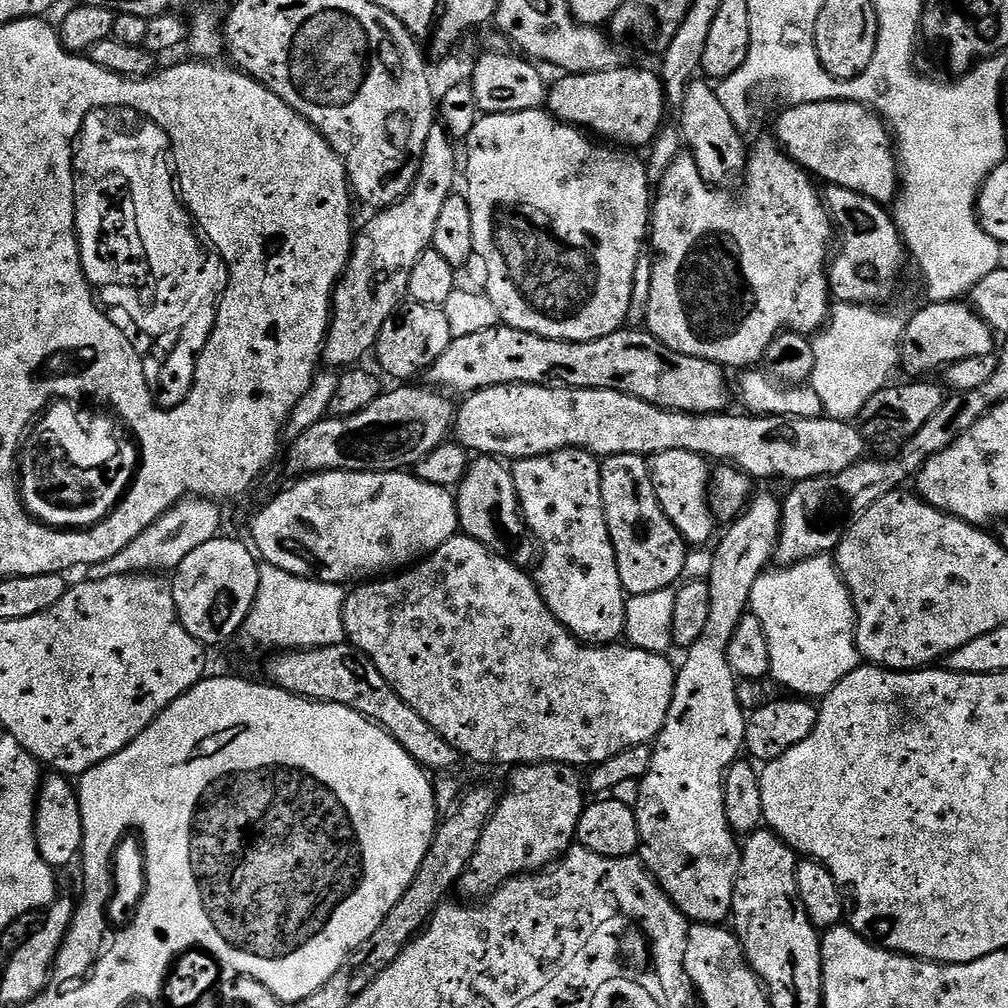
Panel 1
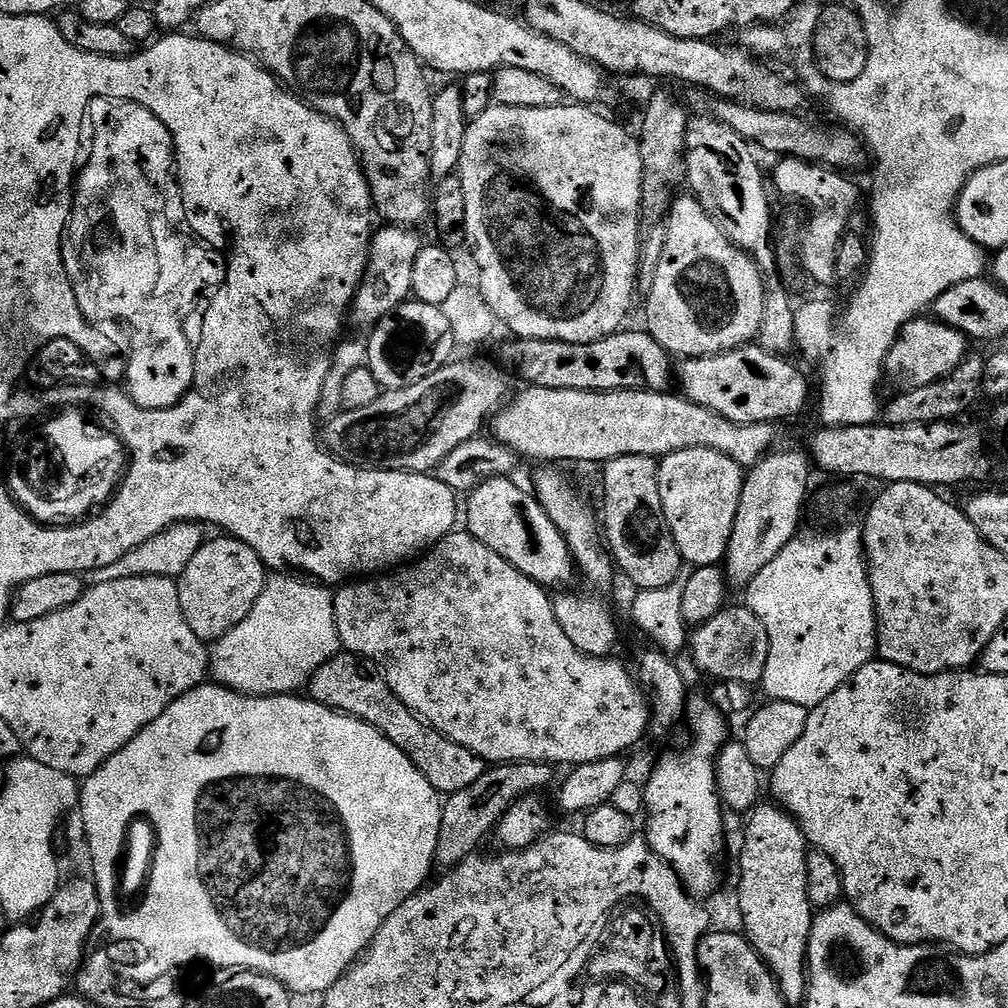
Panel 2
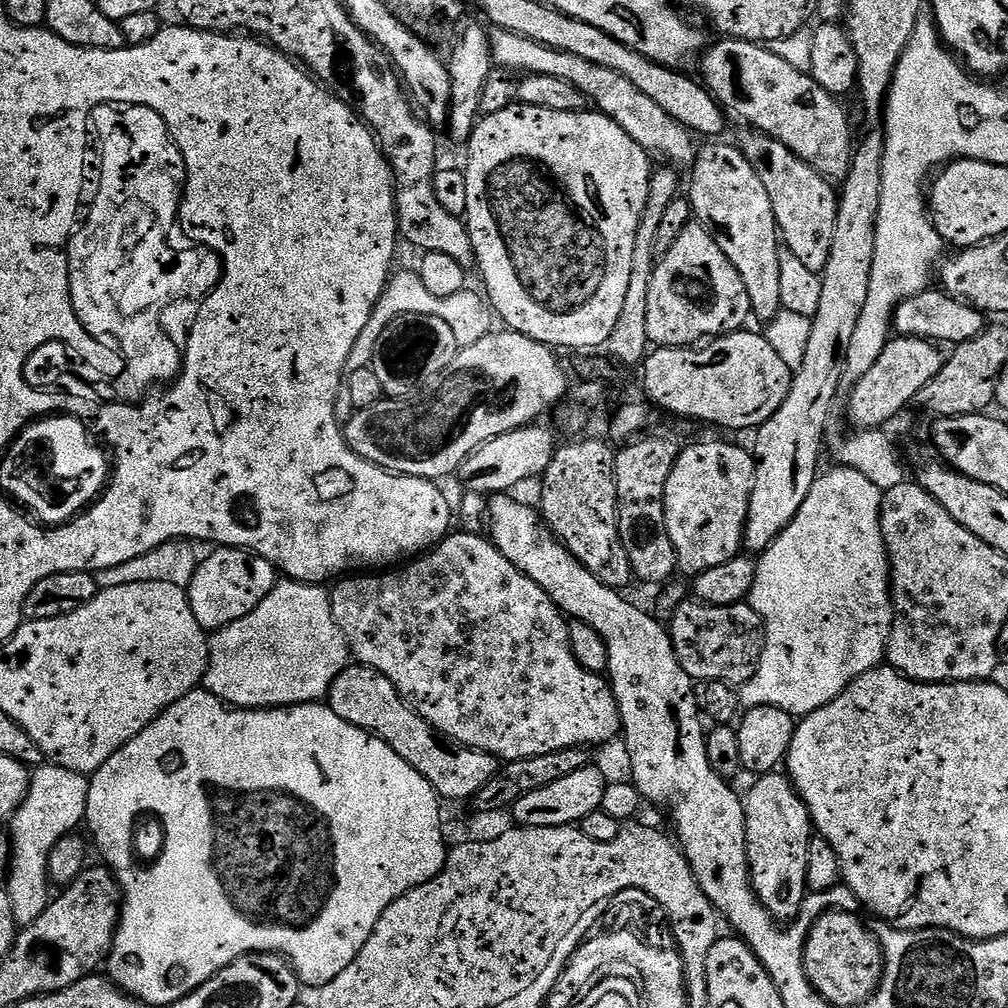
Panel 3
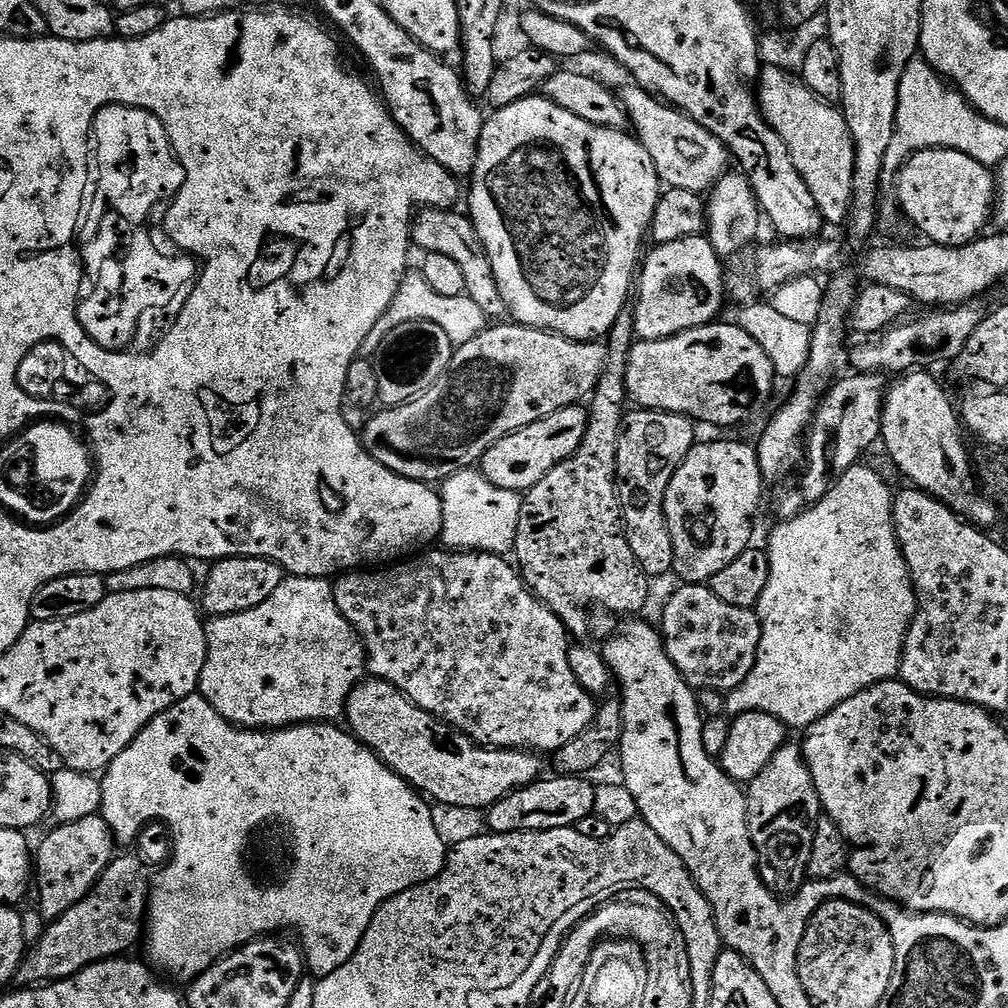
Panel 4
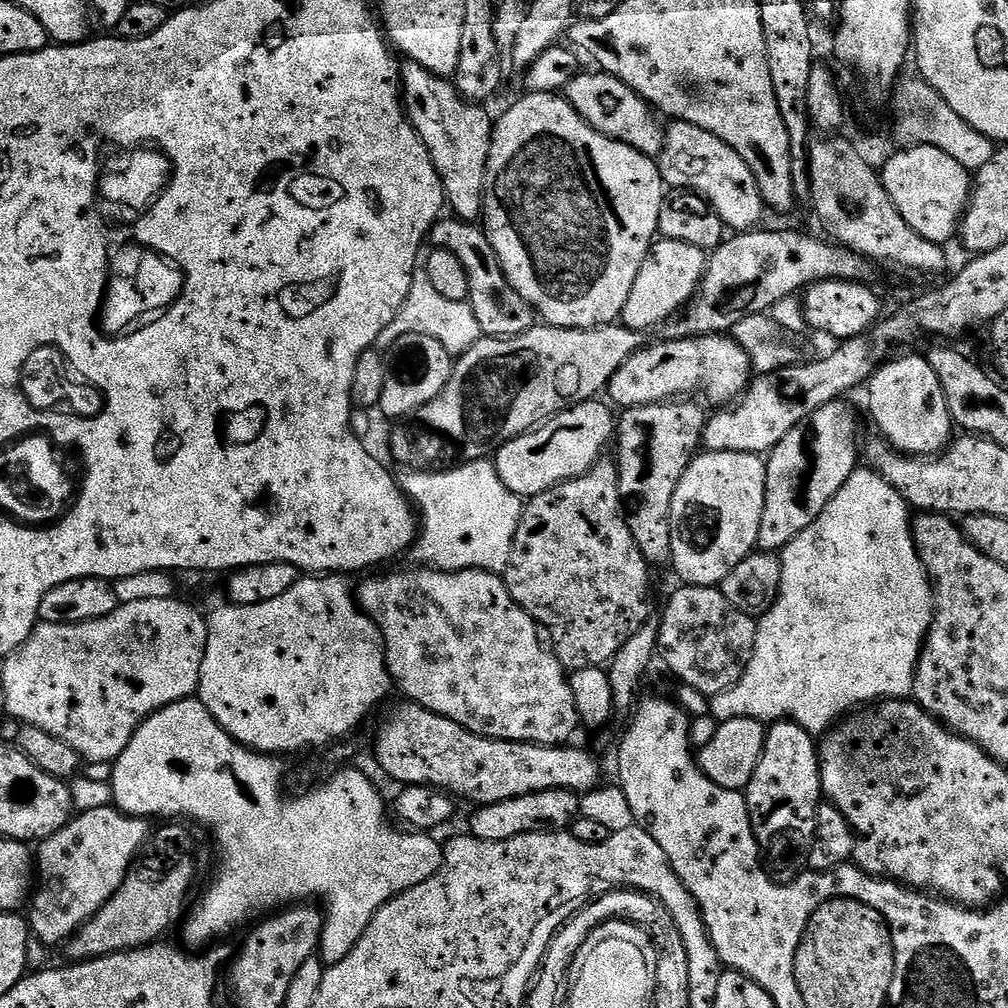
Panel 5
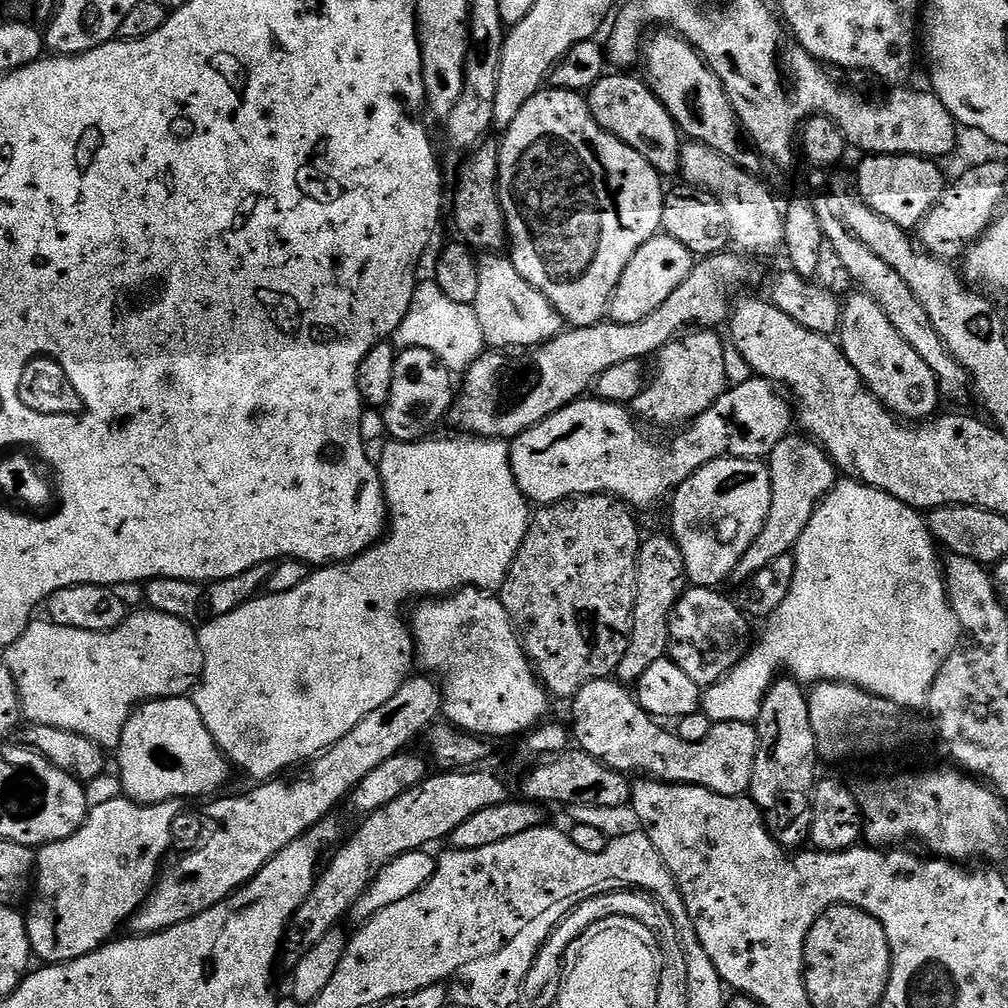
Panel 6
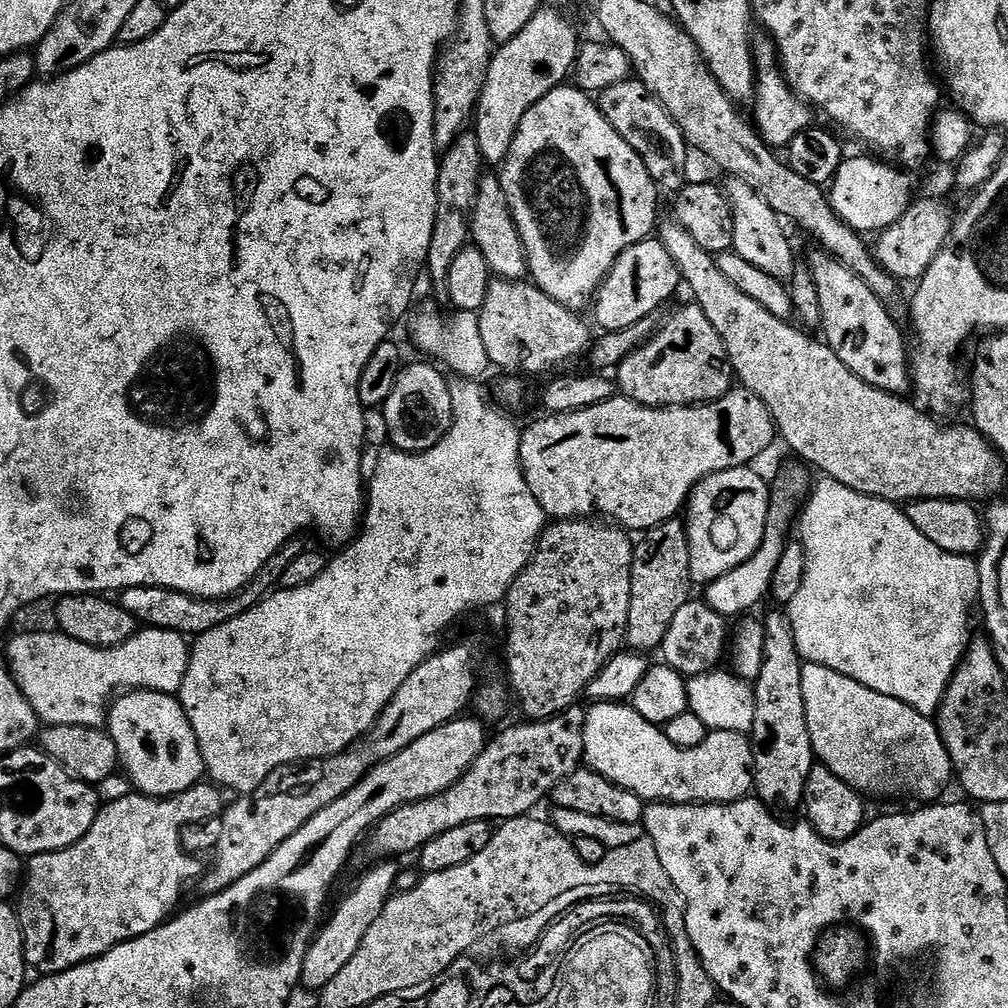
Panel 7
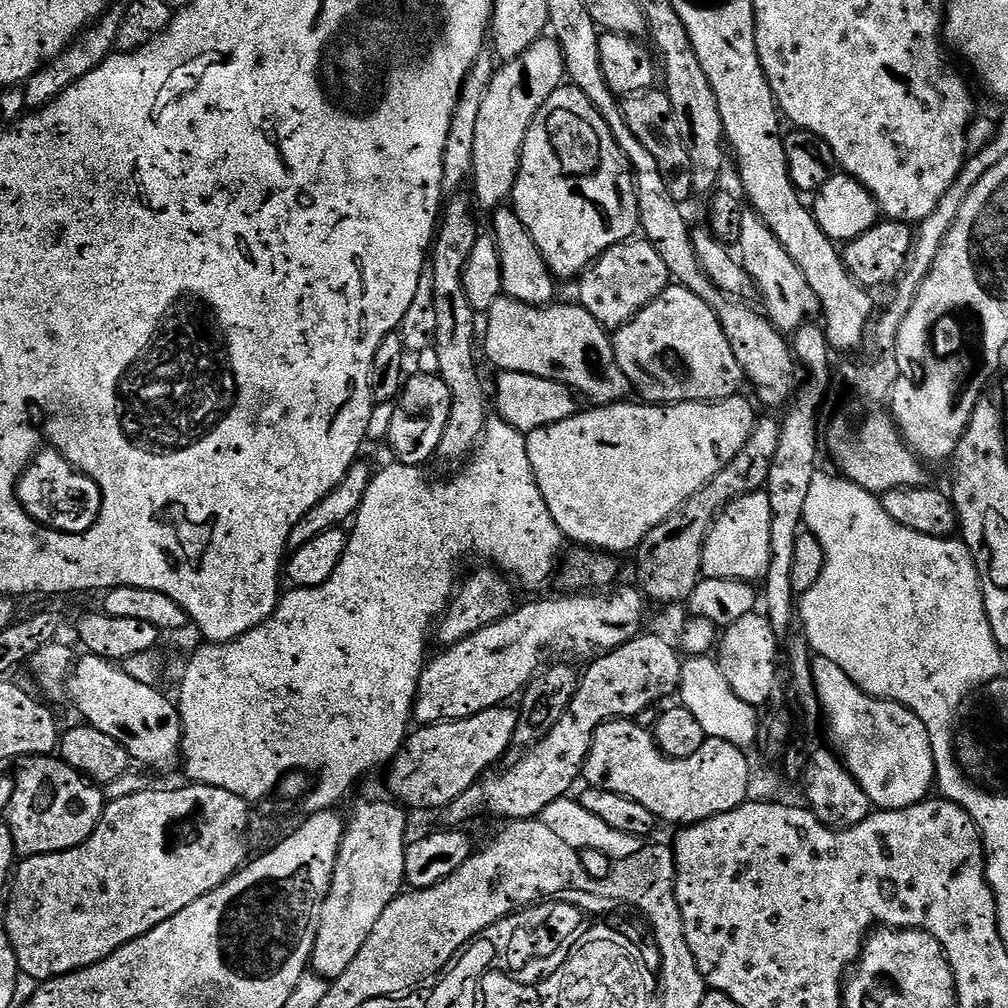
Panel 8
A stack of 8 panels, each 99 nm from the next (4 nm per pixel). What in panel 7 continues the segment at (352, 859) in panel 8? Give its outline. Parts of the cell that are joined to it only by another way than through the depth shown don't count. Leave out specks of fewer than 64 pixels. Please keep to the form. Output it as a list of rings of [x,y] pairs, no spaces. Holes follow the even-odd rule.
[[[380,862],[369,872],[364,872],[356,880],[356,885],[341,898],[332,912],[332,917],[323,921],[322,927],[312,938],[312,945],[306,950],[306,958],[302,962],[302,974],[300,984],[313,990],[322,990],[358,954],[358,946],[362,946],[362,938],[366,938],[366,930],[374,926],[378,914],[388,904],[394,895],[398,868],[395,863]]]

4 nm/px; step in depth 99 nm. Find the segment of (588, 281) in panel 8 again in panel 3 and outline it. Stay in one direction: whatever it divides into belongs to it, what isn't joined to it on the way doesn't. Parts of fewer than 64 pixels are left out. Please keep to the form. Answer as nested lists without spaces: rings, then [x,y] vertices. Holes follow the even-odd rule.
[[[692,222],[678,234],[677,240],[668,252],[659,257],[652,272],[650,298],[646,310],[648,339],[656,346],[692,346],[697,343],[695,340],[700,340],[703,336],[715,338],[743,329],[744,319],[749,319],[751,310],[752,303],[746,294],[742,274],[738,274],[738,270],[734,270],[726,254],[722,254],[711,232],[699,223]]]

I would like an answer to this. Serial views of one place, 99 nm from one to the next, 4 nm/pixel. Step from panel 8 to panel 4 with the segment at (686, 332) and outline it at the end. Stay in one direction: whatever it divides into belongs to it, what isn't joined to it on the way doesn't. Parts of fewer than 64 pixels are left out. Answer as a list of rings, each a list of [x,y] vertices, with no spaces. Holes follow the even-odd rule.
[[[635,410],[623,417],[616,459],[616,491],[620,497],[620,511],[624,521],[624,537],[634,550],[634,558],[649,578],[664,576],[673,571],[674,542],[666,522],[664,495],[670,478],[682,466],[686,454],[697,444],[697,425],[682,413]]]

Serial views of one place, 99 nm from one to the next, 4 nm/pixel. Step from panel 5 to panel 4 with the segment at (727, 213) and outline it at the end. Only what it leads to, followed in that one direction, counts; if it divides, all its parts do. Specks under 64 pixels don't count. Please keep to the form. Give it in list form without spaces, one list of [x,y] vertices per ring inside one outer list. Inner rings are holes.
[[[628,82],[624,89],[619,89],[618,95],[620,105],[624,107],[628,115],[631,131],[646,150],[646,154],[650,154],[650,162],[654,162],[654,170],[658,174],[661,185],[667,186],[669,189],[681,188],[704,194],[711,190],[720,181],[720,177],[729,171],[730,153],[724,143],[714,134],[710,134],[710,130],[698,126],[698,122],[691,120],[685,112],[664,103],[663,100],[653,96],[651,92],[641,88],[635,82]]]

